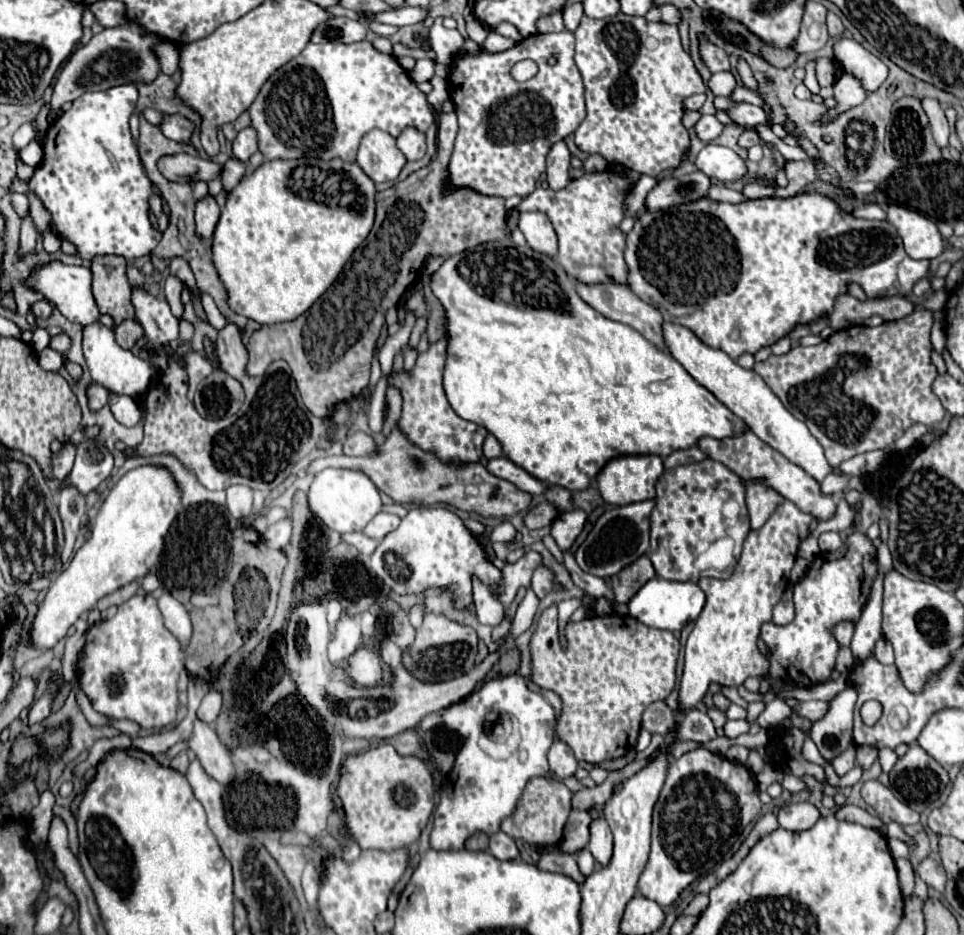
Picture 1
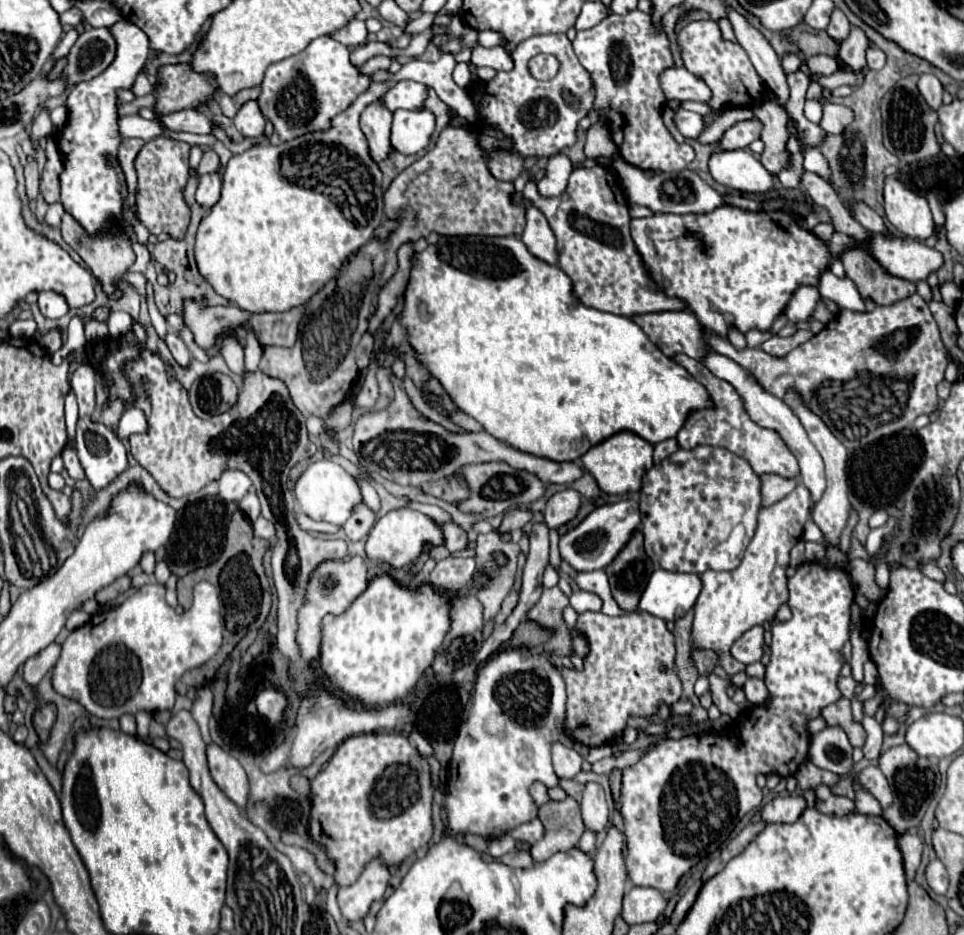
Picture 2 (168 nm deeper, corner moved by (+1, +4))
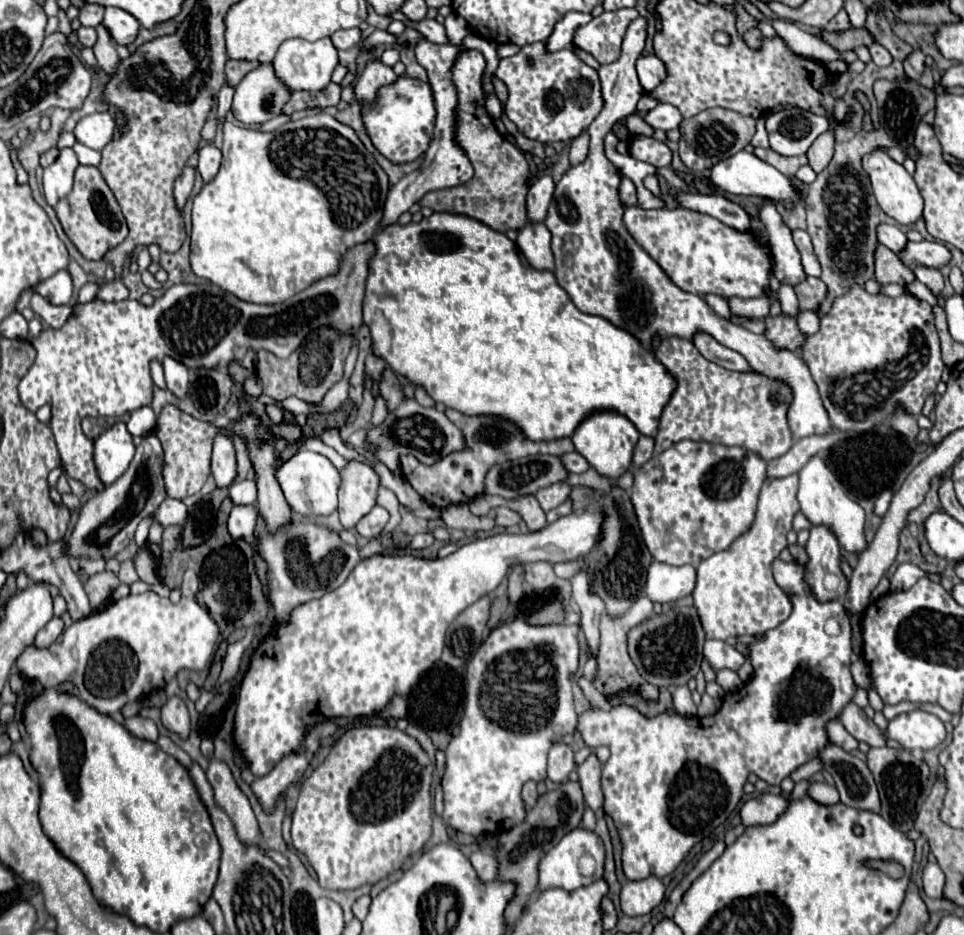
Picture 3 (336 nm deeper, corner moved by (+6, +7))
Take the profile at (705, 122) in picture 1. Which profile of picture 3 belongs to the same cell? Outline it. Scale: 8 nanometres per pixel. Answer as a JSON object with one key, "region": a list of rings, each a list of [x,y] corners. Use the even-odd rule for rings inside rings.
{"region":[[[659,104],[657,108],[649,110],[645,114],[645,120],[653,126],[653,128],[661,128],[661,130],[673,130],[673,128],[679,128],[679,124],[683,122],[683,116],[681,112],[671,106],[671,104]]]}

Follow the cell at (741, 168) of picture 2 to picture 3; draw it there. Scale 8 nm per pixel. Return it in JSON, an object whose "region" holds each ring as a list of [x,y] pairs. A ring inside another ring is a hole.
{"region":[[[741,150],[721,162],[717,162],[711,168],[711,182],[731,194],[745,194],[745,196],[763,196],[763,198],[771,198],[773,202],[785,202],[785,204],[793,204],[801,200],[801,194],[795,192],[795,188],[791,186],[789,178],[785,174],[781,174],[779,170],[775,170],[771,164],[759,160],[753,152],[749,150]]]}

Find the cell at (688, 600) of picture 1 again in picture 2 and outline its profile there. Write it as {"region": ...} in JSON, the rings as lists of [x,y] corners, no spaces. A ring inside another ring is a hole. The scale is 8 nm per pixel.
{"region":[[[656,569],[640,599],[640,609],[664,621],[674,621],[678,615],[694,607],[700,589],[702,581],[694,573]]]}

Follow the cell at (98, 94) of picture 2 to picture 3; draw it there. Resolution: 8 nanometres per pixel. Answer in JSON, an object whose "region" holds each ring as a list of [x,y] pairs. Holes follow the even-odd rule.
{"region":[[[105,8],[103,26],[111,34],[113,42],[119,46],[129,46],[137,38],[137,32],[141,28],[139,22],[131,14],[119,8]]]}

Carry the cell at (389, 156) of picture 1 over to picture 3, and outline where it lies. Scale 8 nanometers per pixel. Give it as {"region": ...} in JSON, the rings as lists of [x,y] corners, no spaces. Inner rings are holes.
{"region":[[[373,60],[365,66],[357,86],[355,86],[355,98],[357,98],[357,104],[375,104],[375,92],[379,92],[379,88],[387,86],[387,84],[393,84],[397,80],[397,74],[381,64],[379,60]]]}

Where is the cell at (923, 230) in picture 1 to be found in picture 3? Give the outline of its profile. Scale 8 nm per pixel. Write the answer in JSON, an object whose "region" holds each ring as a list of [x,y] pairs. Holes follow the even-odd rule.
{"region":[[[877,150],[873,154],[867,154],[863,158],[863,168],[867,170],[869,178],[871,178],[871,186],[873,186],[873,194],[881,206],[881,210],[891,216],[893,220],[897,220],[899,224],[903,226],[911,226],[915,224],[917,220],[921,220],[923,216],[923,198],[919,194],[919,188],[913,180],[913,176],[901,166],[897,164],[895,160],[891,160],[887,156],[887,152],[883,150]]]}

